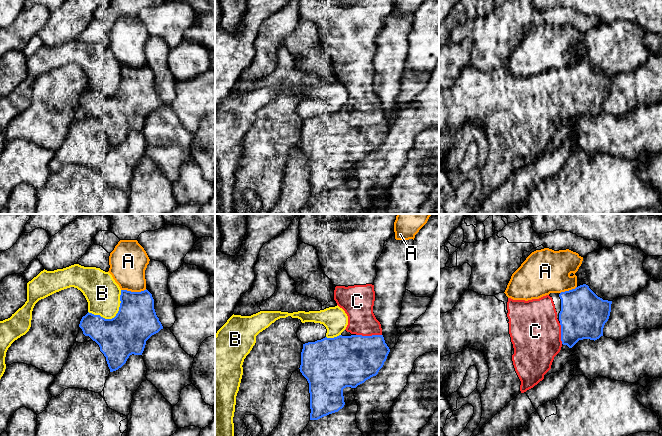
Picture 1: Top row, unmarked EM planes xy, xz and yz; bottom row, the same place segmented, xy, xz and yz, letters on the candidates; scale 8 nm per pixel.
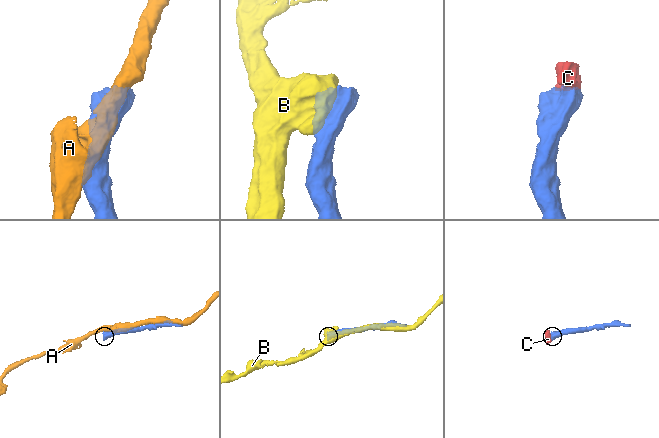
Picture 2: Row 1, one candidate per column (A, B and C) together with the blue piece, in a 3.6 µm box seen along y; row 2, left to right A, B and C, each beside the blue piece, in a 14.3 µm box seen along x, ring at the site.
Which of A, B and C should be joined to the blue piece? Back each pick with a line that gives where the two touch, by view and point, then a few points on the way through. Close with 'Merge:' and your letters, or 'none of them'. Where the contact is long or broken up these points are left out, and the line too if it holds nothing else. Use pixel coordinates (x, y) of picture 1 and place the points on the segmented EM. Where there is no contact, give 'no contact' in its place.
C: contact xz (369, 336)
Merge: C

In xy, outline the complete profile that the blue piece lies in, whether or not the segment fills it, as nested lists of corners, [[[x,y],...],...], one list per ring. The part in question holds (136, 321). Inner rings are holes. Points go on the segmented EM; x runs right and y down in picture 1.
[[[147,289],[141,292],[121,290],[120,301],[119,311],[114,318],[105,319],[88,312],[79,324],[83,334],[99,345],[110,372],[121,368],[130,355],[142,355],[146,341],[163,329],[154,309],[154,299]]]

